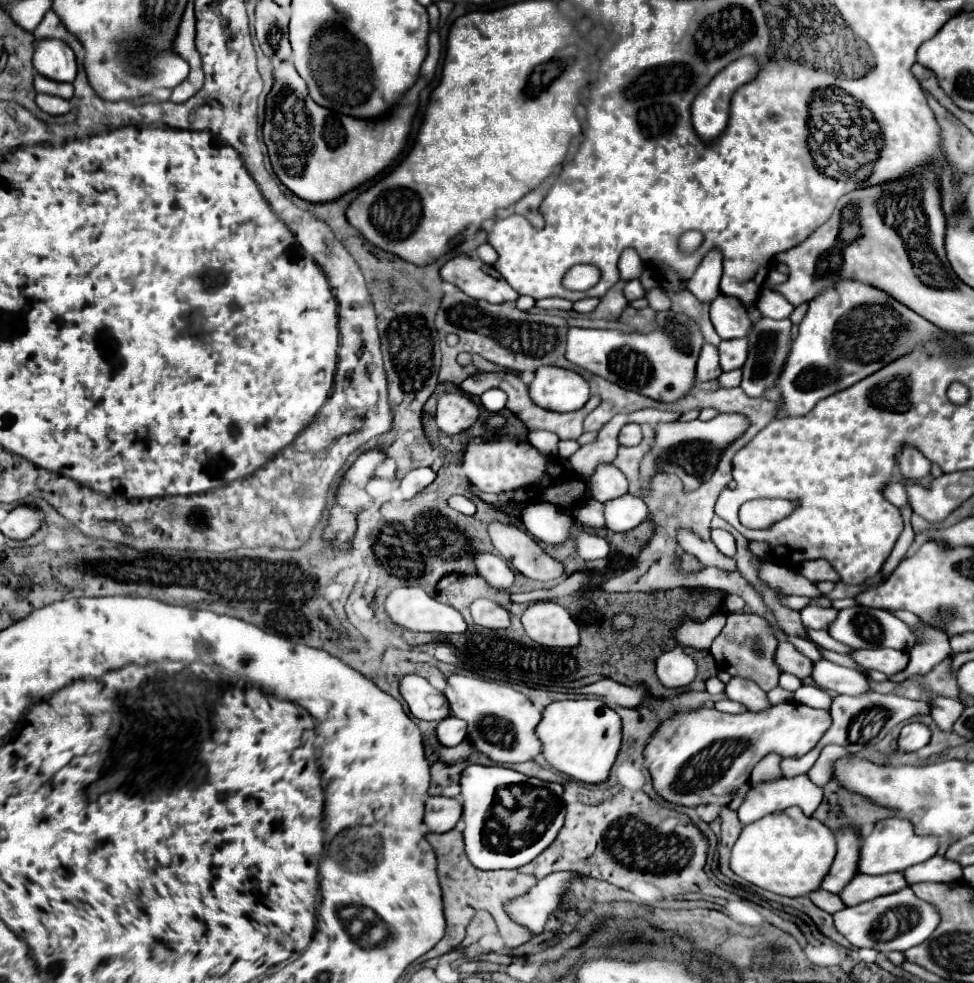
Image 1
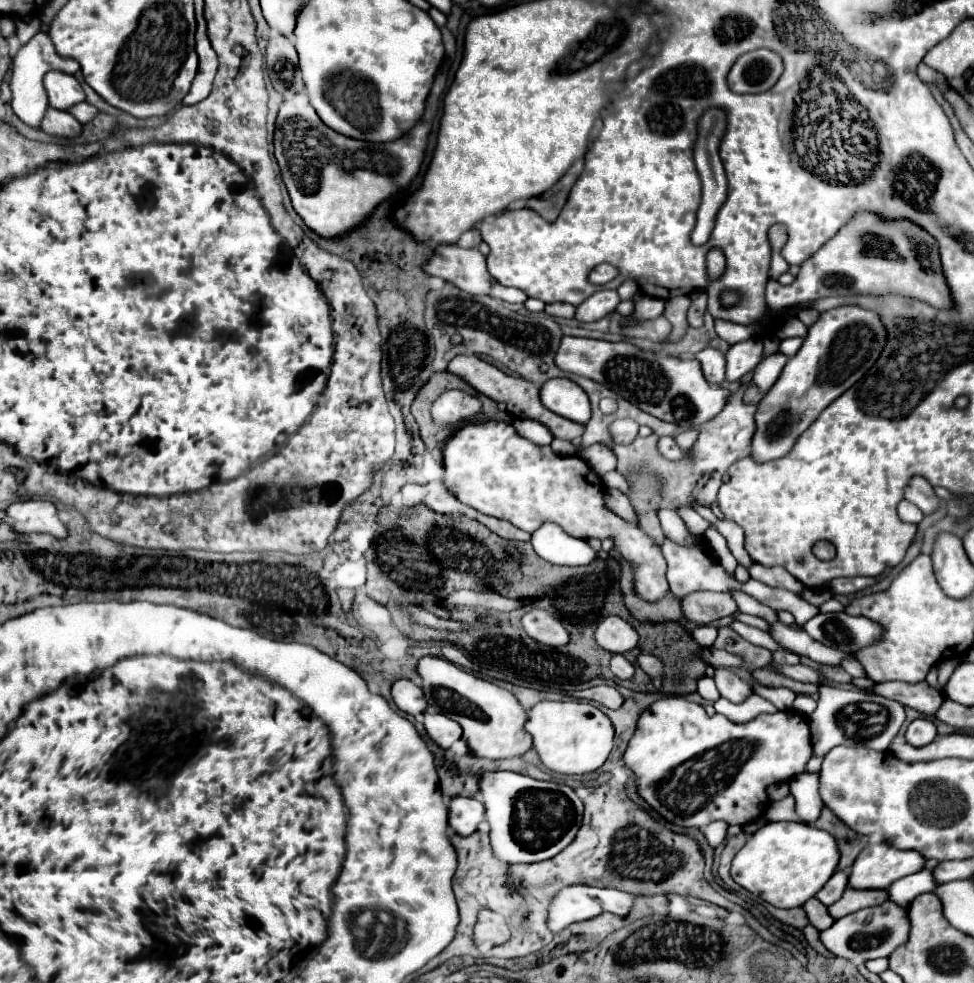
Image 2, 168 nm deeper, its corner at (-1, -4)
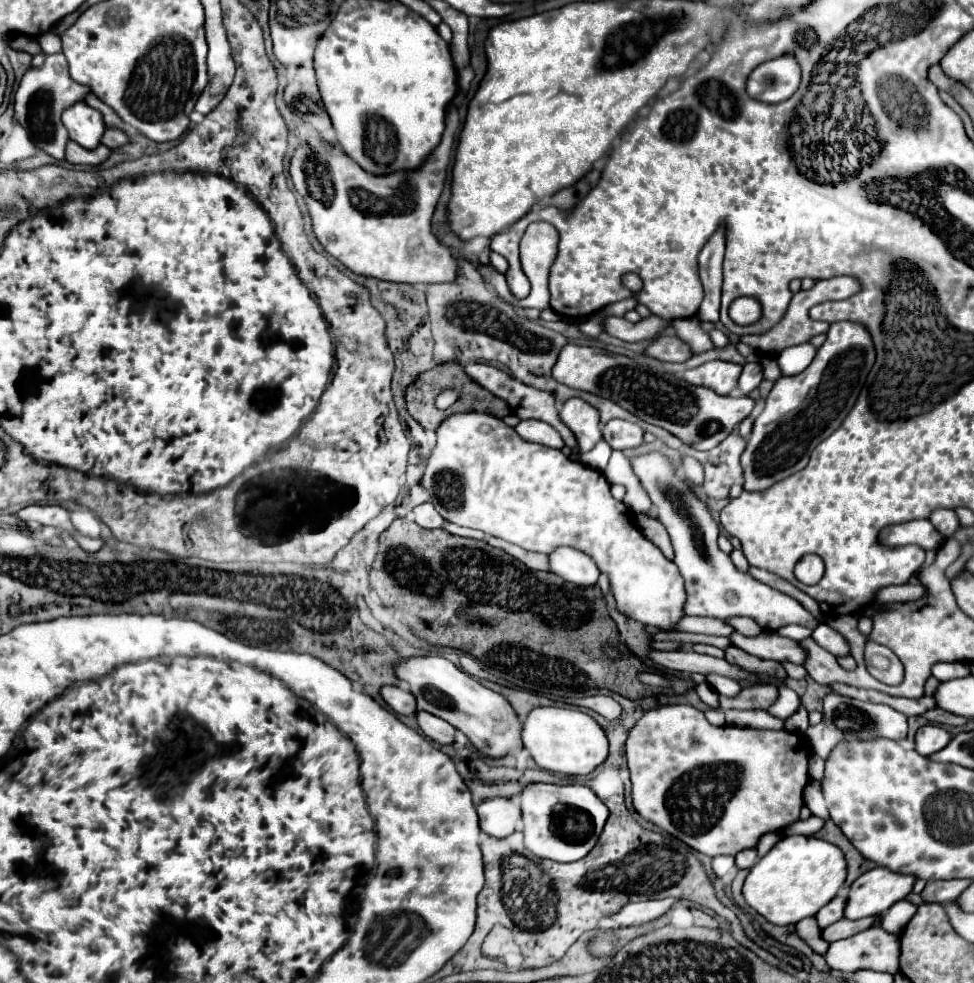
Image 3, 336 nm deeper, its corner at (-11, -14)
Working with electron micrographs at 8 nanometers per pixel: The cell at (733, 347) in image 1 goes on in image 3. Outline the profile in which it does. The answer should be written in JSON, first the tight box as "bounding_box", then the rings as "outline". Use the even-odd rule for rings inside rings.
{"bounding_box":[739,363,763,395],"outline":[[[747,363],[747,365],[743,365],[743,373],[739,377],[739,391],[743,395],[747,395],[753,389],[757,389],[761,381],[763,381],[763,369],[761,369],[761,365],[759,363]]]}

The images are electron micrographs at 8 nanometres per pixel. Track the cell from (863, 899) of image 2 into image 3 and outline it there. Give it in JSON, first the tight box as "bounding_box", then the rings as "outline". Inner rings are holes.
{"bounding_box":[821,917,875,943],"outline":[[[865,917],[865,919],[859,919],[859,921],[849,921],[849,919],[841,919],[839,923],[833,923],[829,927],[825,927],[821,931],[823,939],[827,943],[835,943],[835,941],[841,941],[841,939],[847,939],[859,931],[865,931],[867,927],[871,927],[875,923],[875,917]]]}

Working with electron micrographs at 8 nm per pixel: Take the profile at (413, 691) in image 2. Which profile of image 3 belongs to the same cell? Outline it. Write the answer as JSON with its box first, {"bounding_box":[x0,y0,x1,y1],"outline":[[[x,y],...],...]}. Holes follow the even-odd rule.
{"bounding_box":[381,685,415,715],"outline":[[[385,685],[381,687],[381,697],[383,701],[401,715],[415,715],[415,697],[409,691],[403,691],[395,685]]]}

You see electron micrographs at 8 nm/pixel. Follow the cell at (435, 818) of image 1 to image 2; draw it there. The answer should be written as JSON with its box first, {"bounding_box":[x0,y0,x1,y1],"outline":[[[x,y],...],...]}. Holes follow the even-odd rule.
{"bounding_box":[449,797,483,835],"outline":[[[455,797],[449,801],[449,827],[457,835],[471,835],[483,821],[483,803],[477,799]]]}

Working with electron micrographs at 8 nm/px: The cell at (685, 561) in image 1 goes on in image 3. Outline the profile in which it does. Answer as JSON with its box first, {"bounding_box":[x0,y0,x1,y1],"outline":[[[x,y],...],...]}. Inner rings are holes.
{"bounding_box":[631,453,817,631],"outline":[[[645,453],[631,457],[633,473],[639,477],[641,487],[647,491],[653,507],[657,509],[657,519],[667,527],[667,533],[671,537],[673,549],[675,549],[675,565],[679,567],[685,589],[687,589],[687,615],[699,615],[699,617],[715,617],[715,619],[731,619],[731,617],[751,617],[759,623],[761,629],[777,631],[779,627],[797,623],[805,625],[809,629],[817,627],[817,619],[795,599],[789,595],[783,595],[781,591],[775,591],[767,587],[765,583],[759,583],[749,573],[743,573],[735,569],[731,557],[723,553],[717,547],[717,535],[719,525],[711,517],[707,503],[699,499],[695,489],[671,467],[669,459],[663,453]]]}

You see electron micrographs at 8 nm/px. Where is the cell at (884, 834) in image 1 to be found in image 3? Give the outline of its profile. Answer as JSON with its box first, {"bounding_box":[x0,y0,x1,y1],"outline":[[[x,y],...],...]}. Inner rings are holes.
{"bounding_box":[845,867,915,919],"outline":[[[875,867],[863,873],[849,889],[845,919],[863,919],[887,911],[893,903],[905,899],[913,889],[915,877]]]}

